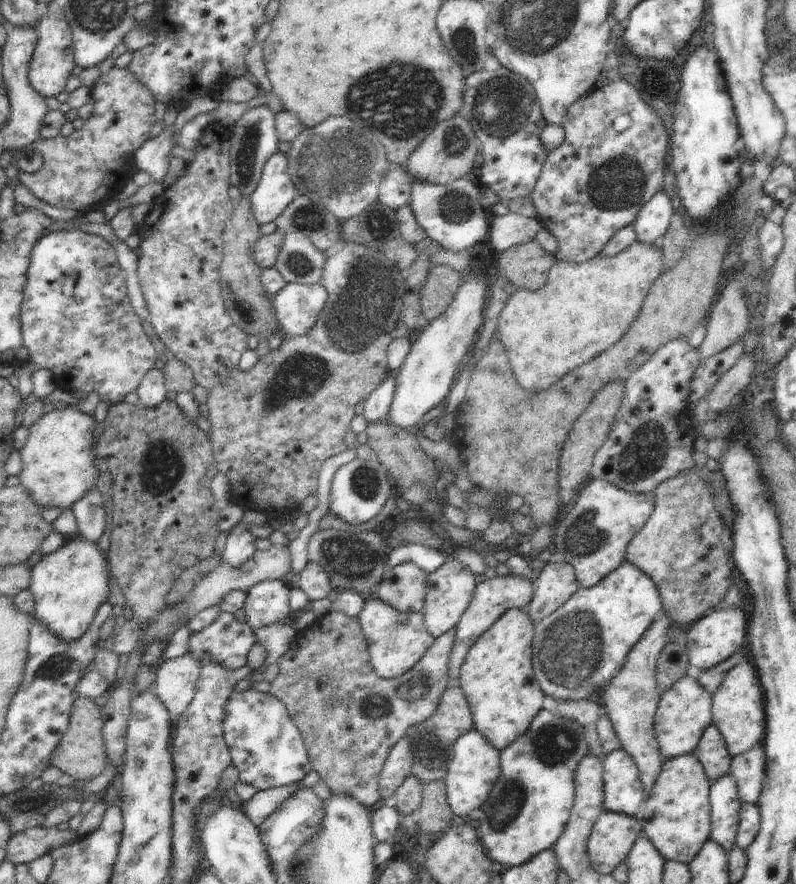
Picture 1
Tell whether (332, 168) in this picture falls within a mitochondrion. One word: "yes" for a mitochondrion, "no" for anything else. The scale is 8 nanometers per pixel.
yes

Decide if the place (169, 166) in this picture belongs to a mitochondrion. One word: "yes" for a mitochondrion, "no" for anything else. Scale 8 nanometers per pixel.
no

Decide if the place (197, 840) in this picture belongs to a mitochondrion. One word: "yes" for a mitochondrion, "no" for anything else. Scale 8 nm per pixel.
no

